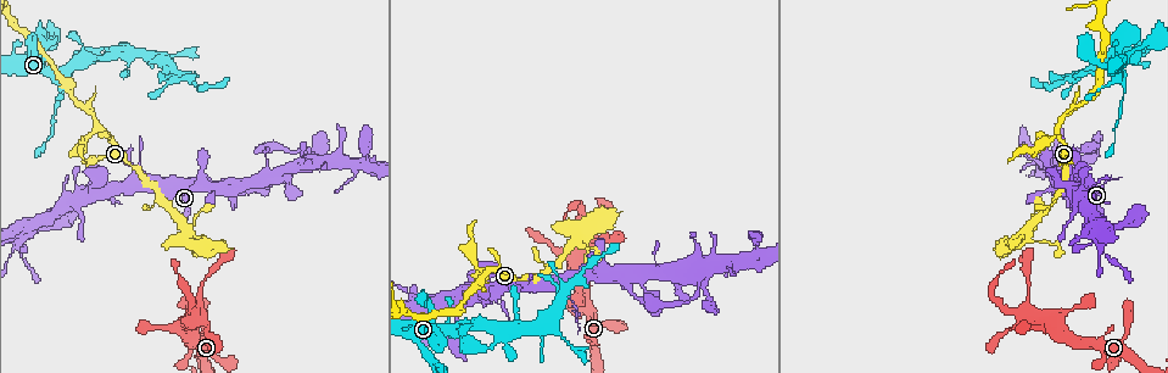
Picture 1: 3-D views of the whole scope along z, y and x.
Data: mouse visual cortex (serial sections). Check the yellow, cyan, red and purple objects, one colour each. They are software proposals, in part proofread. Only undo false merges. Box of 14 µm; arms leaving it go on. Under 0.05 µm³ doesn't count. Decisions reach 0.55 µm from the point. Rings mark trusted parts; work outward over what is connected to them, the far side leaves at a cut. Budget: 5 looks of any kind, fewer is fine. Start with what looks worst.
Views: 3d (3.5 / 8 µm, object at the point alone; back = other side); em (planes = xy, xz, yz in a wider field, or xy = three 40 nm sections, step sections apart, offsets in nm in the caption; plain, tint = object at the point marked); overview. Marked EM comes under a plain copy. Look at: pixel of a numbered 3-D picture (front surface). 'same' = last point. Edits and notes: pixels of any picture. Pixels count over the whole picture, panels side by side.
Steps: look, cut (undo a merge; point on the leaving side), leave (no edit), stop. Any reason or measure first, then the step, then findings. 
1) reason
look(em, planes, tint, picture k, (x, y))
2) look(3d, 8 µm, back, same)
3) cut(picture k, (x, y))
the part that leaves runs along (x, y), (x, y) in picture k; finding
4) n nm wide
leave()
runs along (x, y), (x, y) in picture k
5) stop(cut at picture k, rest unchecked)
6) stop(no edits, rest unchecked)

sudden change in width
look(3d, 3.5 µm, picture 1, (451, 337))

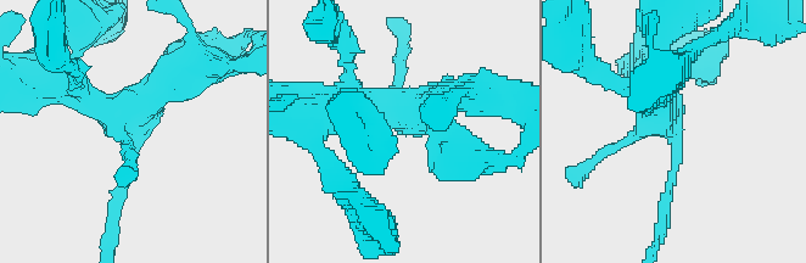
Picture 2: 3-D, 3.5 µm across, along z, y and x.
now the EM
look(em, planes, tint, picture 2, (675, 142))

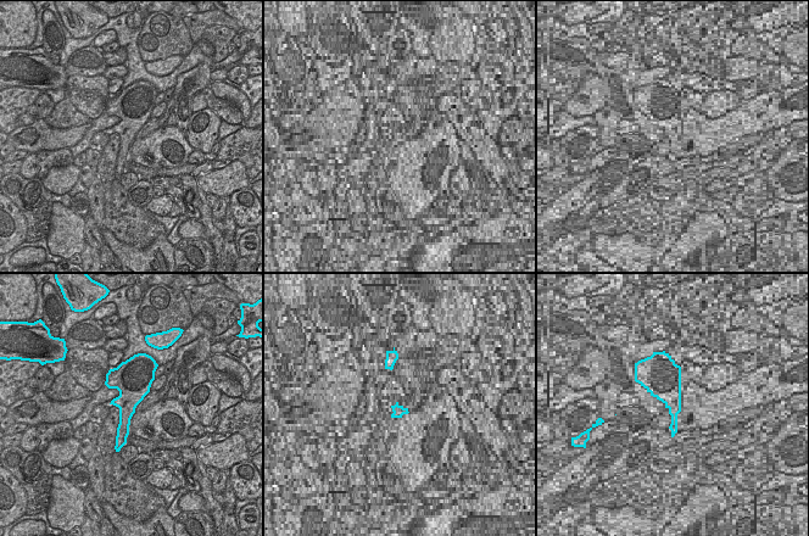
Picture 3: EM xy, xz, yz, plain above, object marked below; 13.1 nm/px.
leave()
runs along (80, 99), (129, 110), (115, 214) in picture 2; one cell here

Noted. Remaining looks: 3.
a narrow waist
look(3d, 3.5 µm, picture 1, (487, 271))

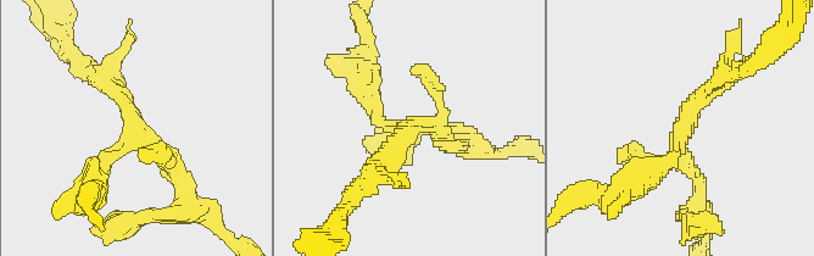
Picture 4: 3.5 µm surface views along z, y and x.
now the EM
look(em, xy, step 5, tint, picture 4, (137, 130))

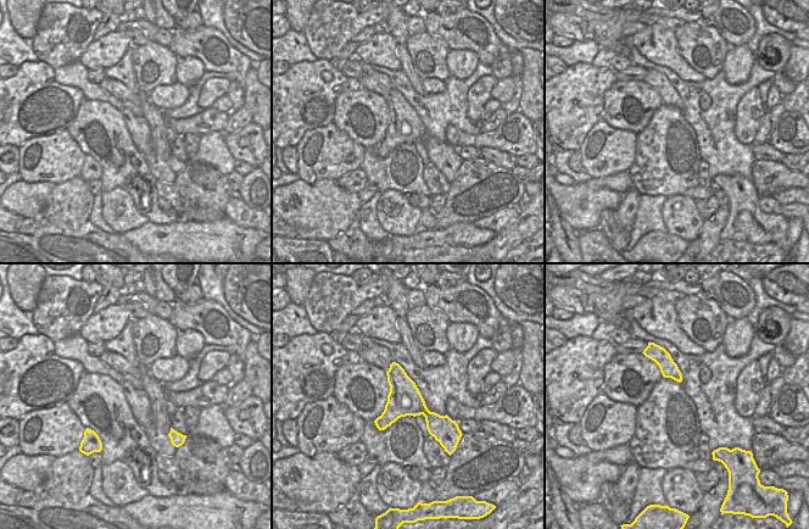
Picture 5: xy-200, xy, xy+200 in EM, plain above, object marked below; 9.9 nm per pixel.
340 nm wide
leave()
runs along (394, 366), (402, 389), (453, 427) in picture 5; all the same cell

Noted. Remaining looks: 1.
stop(no edits, rest unchecked)

